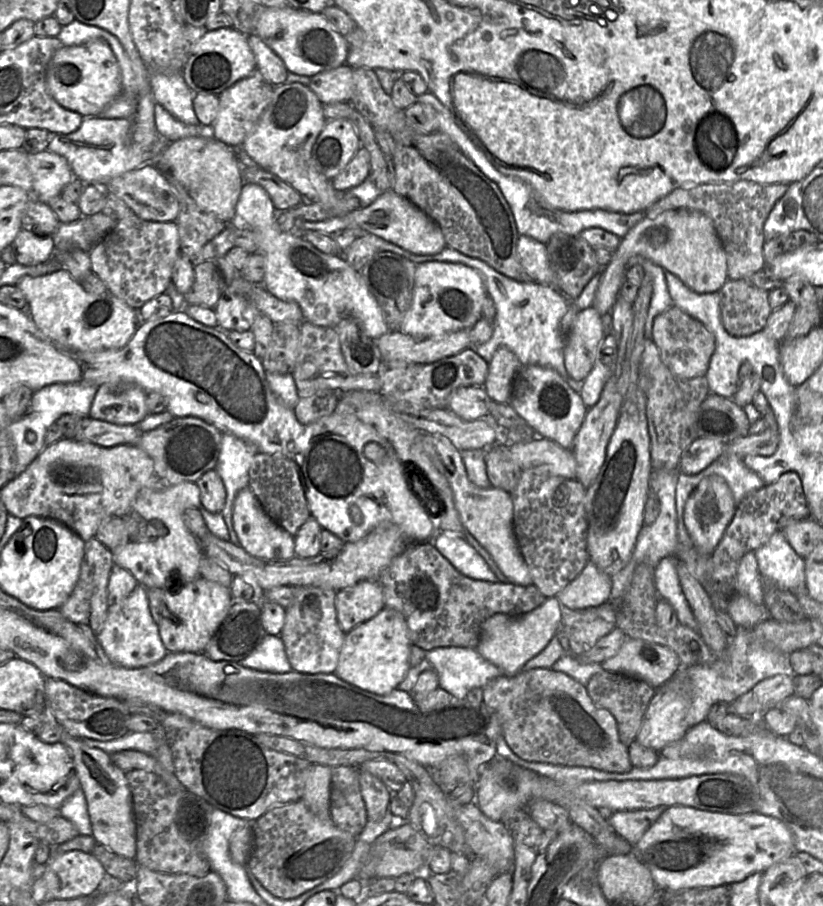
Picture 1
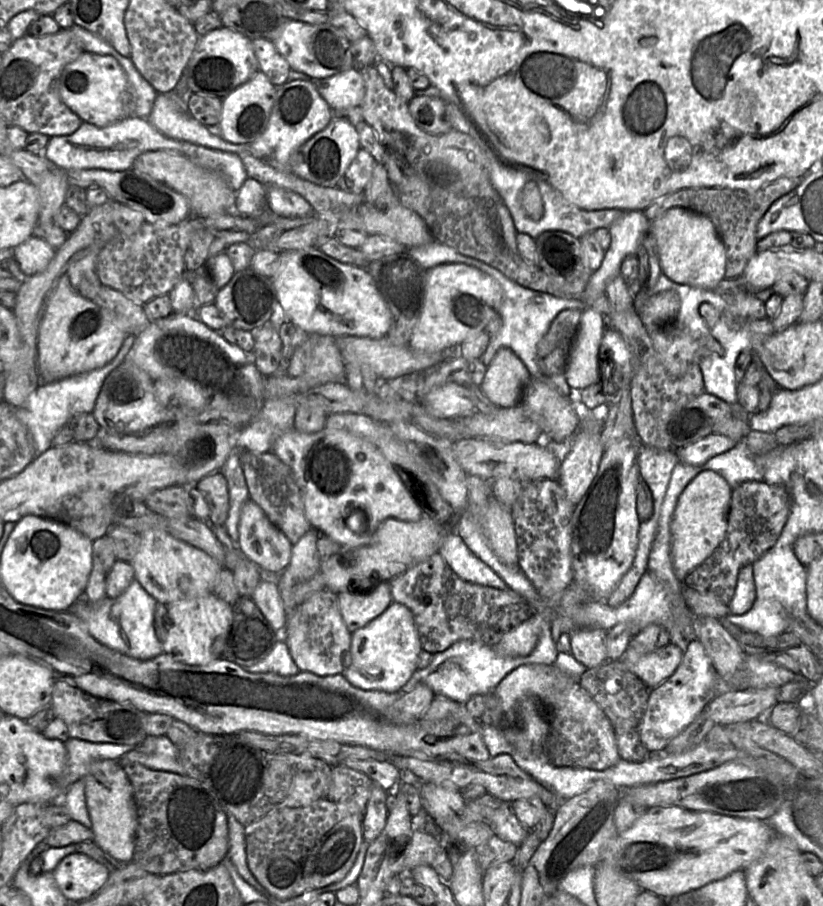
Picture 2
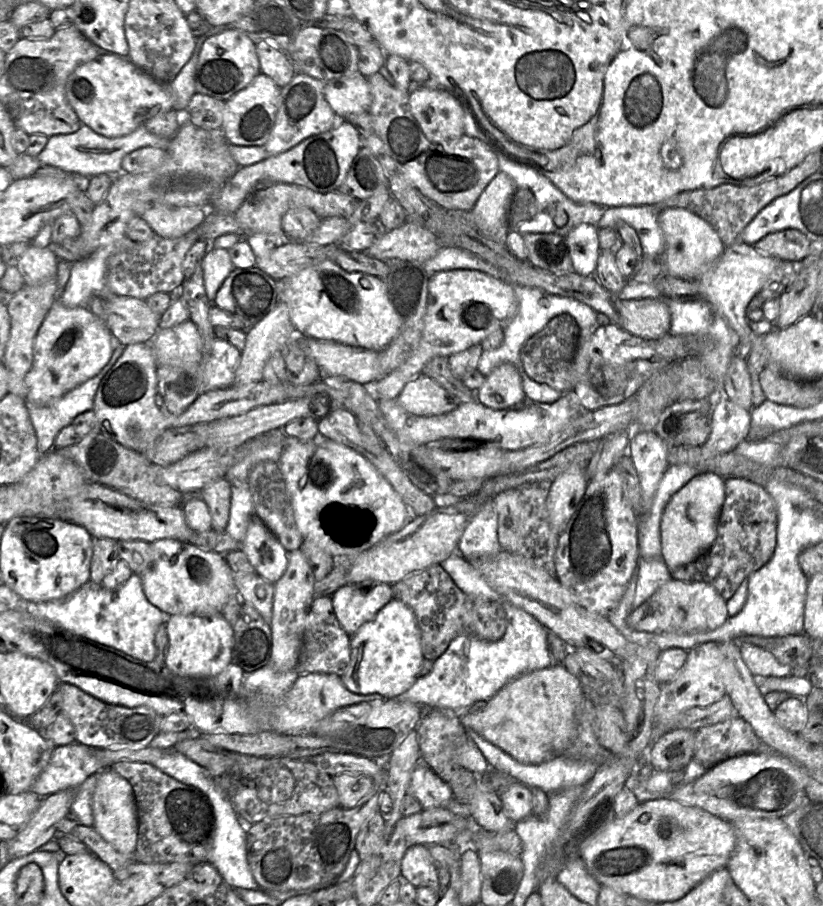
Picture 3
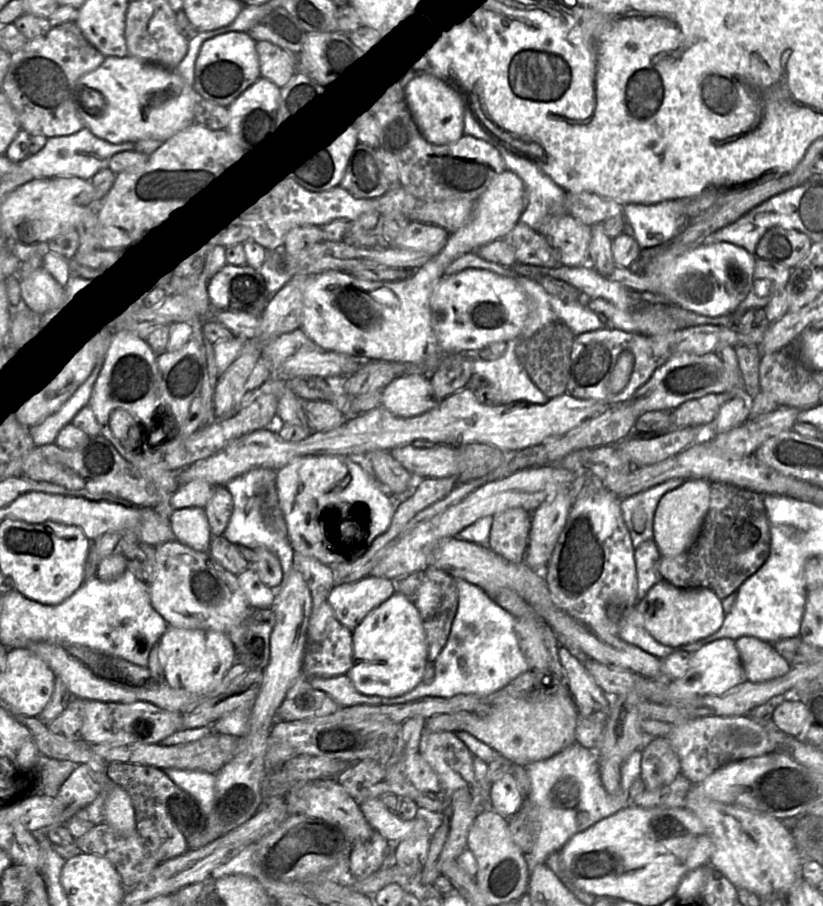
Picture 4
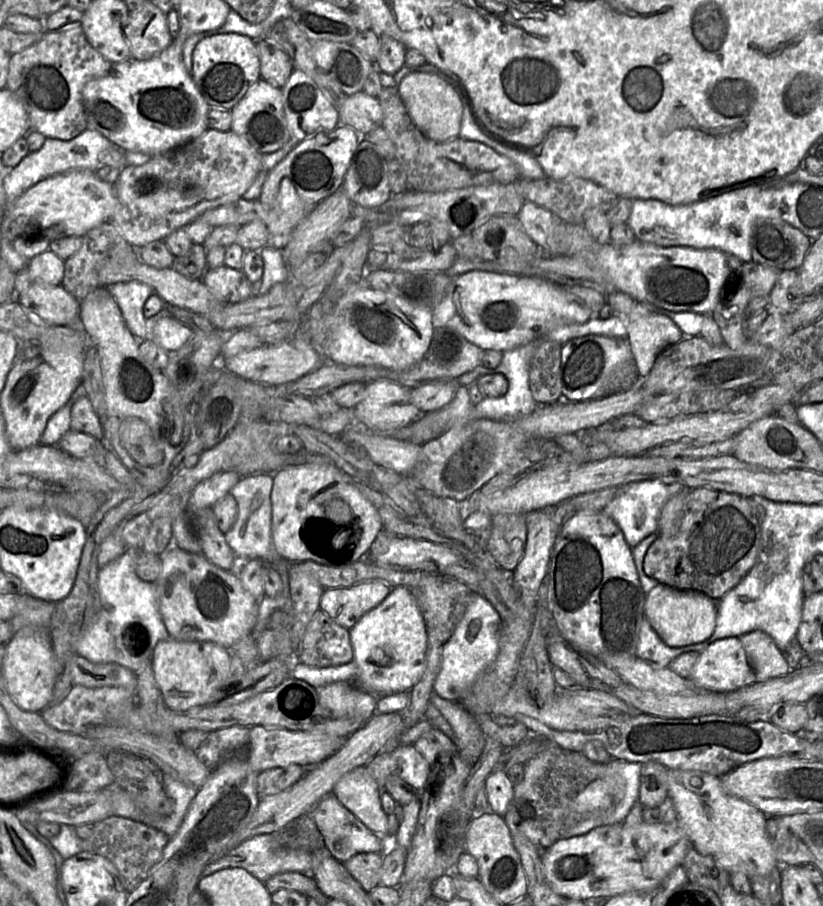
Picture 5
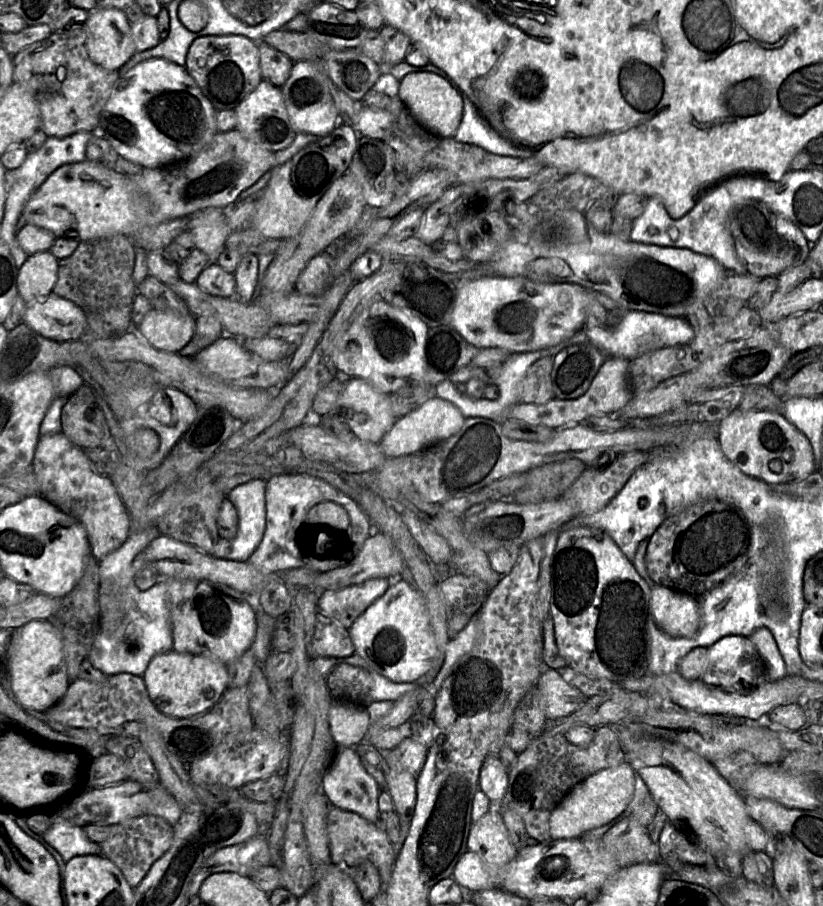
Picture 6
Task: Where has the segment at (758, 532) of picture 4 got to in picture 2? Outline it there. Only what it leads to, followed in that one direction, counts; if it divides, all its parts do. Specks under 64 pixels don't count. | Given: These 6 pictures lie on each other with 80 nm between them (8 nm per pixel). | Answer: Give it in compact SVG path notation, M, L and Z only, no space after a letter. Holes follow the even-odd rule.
M748 481L732 490L728 527L722 542L700 565L691 570L683 583L716 595L729 605L734 597L741 569L756 562L777 542L790 514L790 497L781 485Z

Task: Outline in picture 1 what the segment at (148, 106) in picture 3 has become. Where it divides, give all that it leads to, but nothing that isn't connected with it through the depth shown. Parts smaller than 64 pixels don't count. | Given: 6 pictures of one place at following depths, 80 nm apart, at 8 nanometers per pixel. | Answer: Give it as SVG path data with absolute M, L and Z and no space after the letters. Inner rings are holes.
M94 39L80 46L62 46L51 59L46 73L50 95L64 108L85 117L98 115L122 93L118 61L104 39Z

